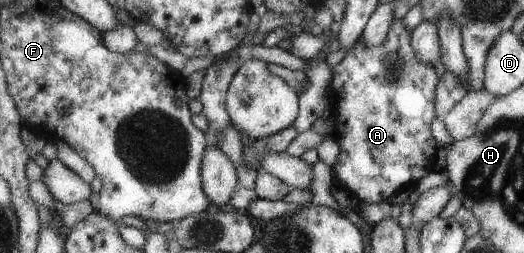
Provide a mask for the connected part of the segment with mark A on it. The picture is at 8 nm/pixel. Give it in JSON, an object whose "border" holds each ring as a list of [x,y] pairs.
{"border":[[[403,18],[395,19],[388,38],[382,46],[370,48],[360,38],[354,48],[333,68],[331,103],[336,105],[336,119],[332,134],[341,146],[335,175],[360,201],[364,203],[390,200],[402,189],[412,189],[432,170],[434,158],[438,154],[439,143],[432,134],[432,120],[438,118],[437,88],[438,78],[430,62],[422,62],[412,44],[412,31],[407,30]]]}

